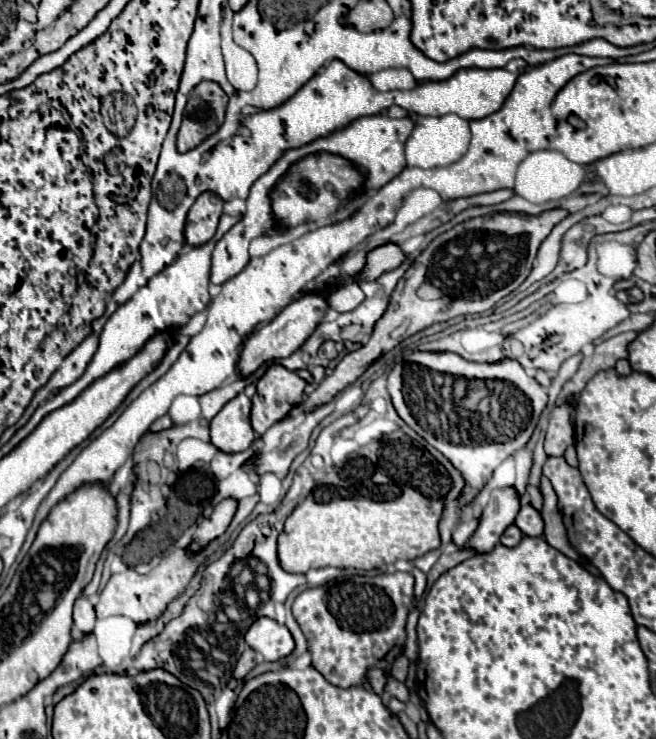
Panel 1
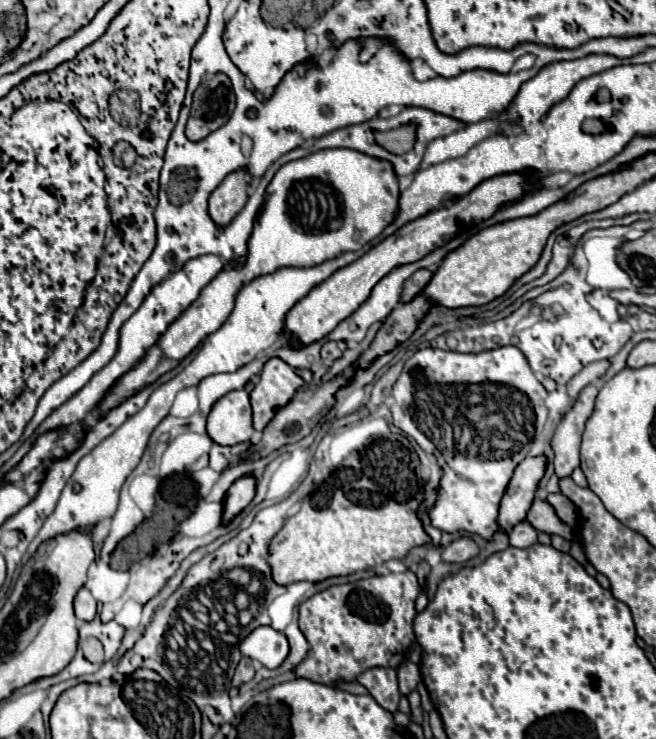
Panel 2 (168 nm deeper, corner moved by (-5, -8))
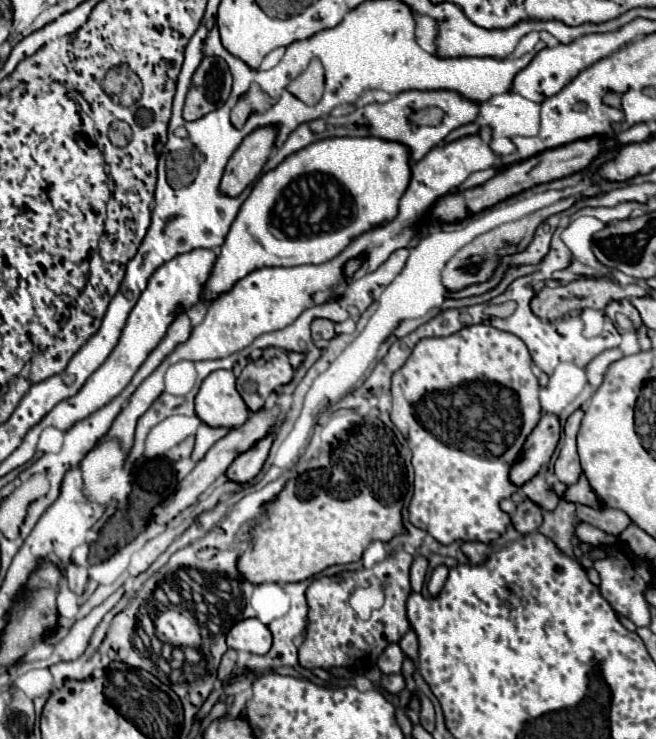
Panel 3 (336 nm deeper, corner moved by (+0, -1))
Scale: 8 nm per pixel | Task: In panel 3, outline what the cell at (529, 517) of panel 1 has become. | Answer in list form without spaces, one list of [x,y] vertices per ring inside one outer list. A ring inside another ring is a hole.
[[[541,473],[535,475],[531,481],[527,481],[523,485],[523,493],[527,495],[527,499],[531,499],[533,503],[537,503],[545,511],[553,511],[557,507],[557,503],[559,503],[559,497],[545,483],[545,477]]]

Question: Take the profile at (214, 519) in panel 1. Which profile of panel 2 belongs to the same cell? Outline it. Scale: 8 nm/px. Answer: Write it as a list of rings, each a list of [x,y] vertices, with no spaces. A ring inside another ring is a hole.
[[[252,474],[240,476],[226,492],[224,500],[224,522],[234,518],[238,512],[242,512],[254,498],[256,492],[256,478]]]

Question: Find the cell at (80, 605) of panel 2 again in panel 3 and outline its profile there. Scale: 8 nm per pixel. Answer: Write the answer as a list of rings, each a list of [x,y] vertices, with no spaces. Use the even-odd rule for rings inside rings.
[[[69,563],[67,569],[65,569],[65,579],[67,579],[69,589],[71,589],[75,595],[83,595],[85,587],[87,587],[87,581],[89,581],[89,577],[87,577],[87,569]]]

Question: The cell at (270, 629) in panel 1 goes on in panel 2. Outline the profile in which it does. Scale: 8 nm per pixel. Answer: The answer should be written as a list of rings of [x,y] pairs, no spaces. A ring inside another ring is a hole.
[[[258,626],[240,642],[240,652],[266,668],[278,668],[288,656],[288,640],[270,626]]]

